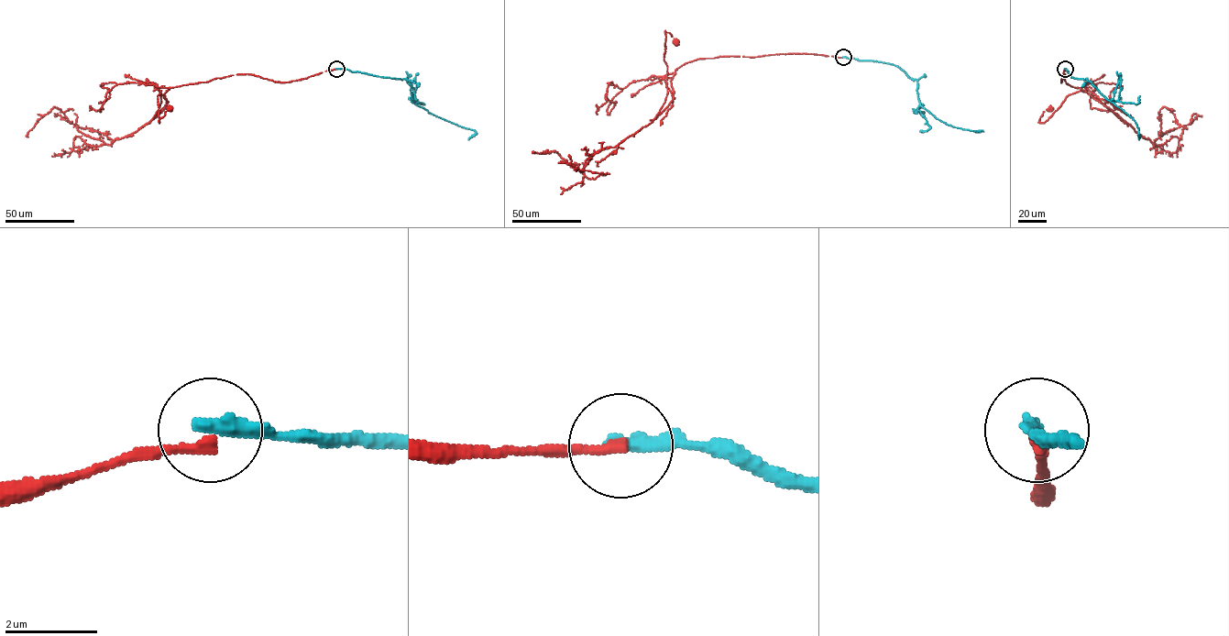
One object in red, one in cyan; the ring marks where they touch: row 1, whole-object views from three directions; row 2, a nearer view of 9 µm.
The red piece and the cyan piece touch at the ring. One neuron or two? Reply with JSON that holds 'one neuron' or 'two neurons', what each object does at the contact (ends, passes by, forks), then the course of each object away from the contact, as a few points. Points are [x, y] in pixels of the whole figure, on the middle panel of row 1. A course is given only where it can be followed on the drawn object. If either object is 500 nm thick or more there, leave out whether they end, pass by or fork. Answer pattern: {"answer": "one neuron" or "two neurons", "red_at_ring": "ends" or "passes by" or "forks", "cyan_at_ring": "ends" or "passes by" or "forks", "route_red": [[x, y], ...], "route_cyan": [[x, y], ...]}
{"answer": "two neurons", "red_at_ring": "ends", "cyan_at_ring": "ends", "route_red": [[843, 57], [795, 53], [698, 59], [664, 75], [664, 78], [667, 72], [663, 60], [664, 32], [676, 41]], "route_cyan": [[843, 57], [898, 66], [917, 82], [921, 106], [947, 125], [982, 130], [974, 131]]}

